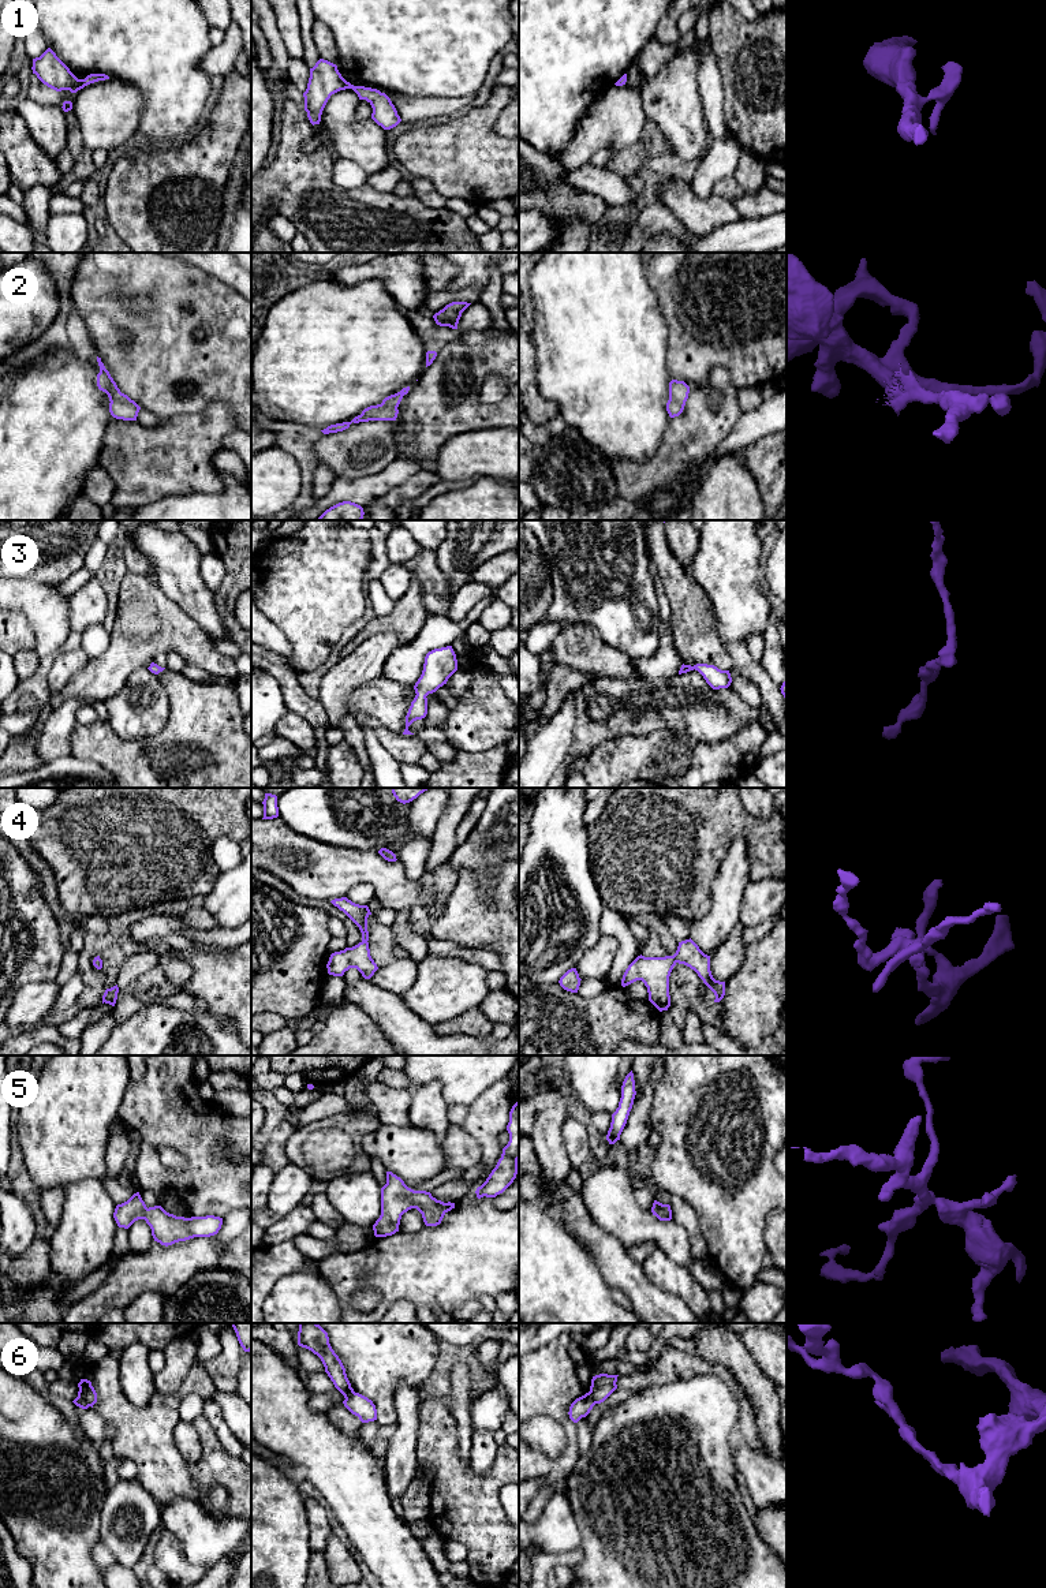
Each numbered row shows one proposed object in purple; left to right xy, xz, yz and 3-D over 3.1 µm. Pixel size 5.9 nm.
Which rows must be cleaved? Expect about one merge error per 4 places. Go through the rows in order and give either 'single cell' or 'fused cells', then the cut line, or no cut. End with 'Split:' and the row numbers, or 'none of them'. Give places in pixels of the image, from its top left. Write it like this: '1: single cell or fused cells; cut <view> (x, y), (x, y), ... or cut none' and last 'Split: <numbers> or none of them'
1: single cell; cut none
2: single cell; cut none
3: single cell; cut none
4: single cell; cut none
5: single cell; cut none
6: fused cells; cut xy (78, 1393), (89, 1405)
Split: 6

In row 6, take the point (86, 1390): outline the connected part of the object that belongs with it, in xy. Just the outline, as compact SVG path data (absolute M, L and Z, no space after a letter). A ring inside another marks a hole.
M81 1379L78 1387L79 1387L78 1394L87 1402L89 1406L93 1408L93 1405L97 1402L97 1393L91 1386L91 1382L87 1379Z

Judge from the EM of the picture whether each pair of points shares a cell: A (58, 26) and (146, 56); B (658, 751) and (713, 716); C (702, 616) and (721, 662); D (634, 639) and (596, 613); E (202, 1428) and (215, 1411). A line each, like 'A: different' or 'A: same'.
A: same
B: different
C: same
D: same
E: different

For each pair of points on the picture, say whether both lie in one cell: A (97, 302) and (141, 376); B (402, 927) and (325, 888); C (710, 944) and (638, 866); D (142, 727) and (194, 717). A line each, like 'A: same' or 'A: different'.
A: same
B: different
C: different
D: different

